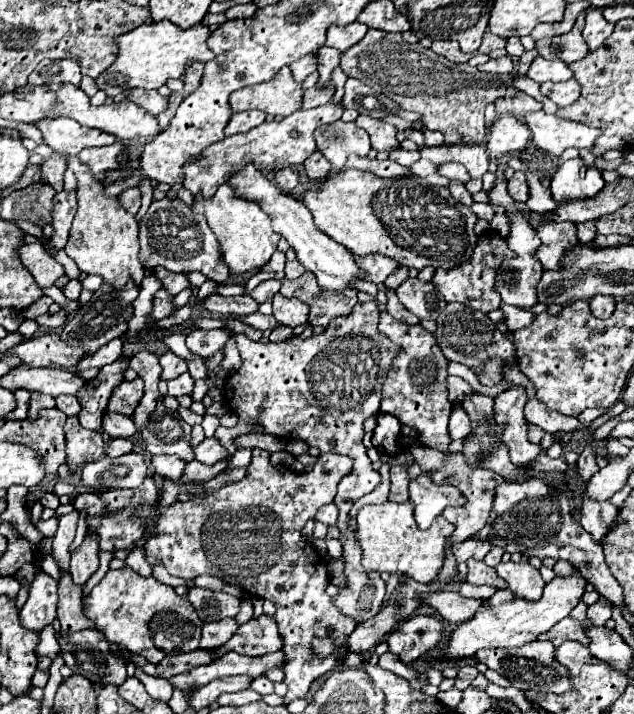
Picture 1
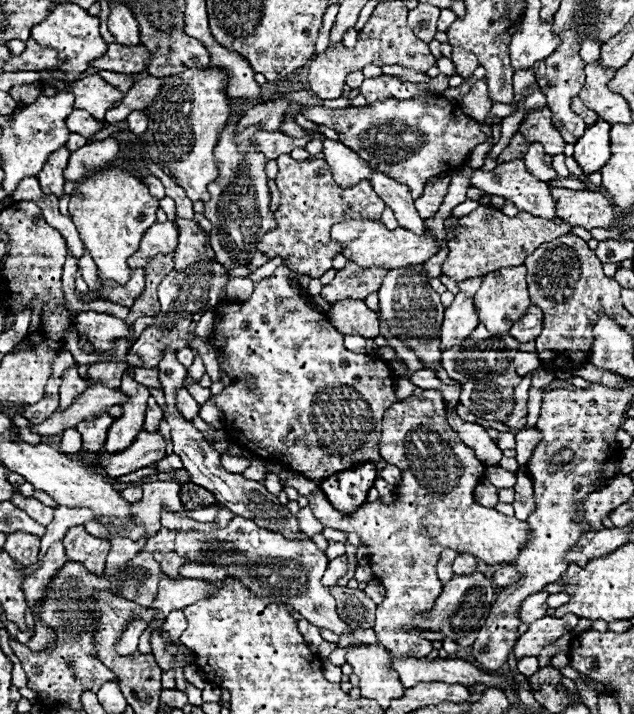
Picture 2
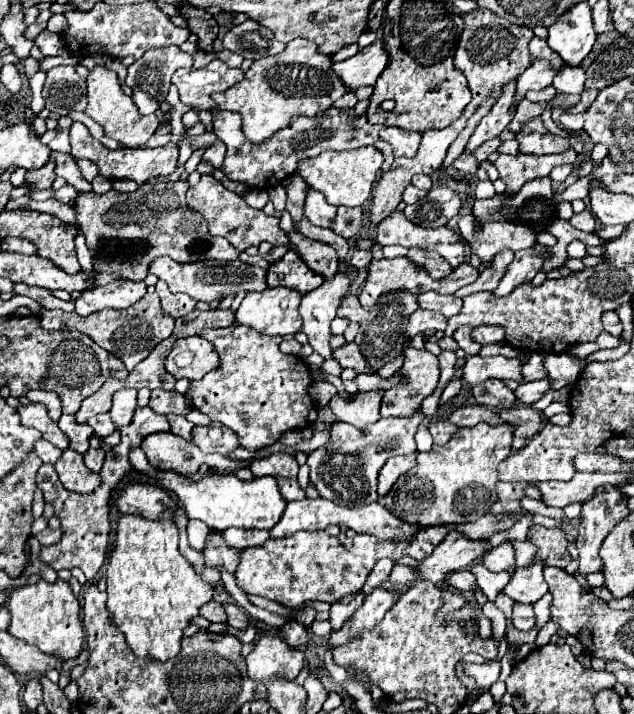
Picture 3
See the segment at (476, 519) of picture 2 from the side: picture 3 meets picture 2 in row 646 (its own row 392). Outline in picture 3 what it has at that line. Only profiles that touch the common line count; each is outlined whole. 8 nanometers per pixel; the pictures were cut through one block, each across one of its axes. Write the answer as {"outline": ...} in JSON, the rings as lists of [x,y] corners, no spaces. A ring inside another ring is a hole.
{"outline":[[[406,350],[404,366],[400,368],[408,384],[386,390],[382,398],[382,410],[380,414],[386,416],[414,416],[422,400],[430,396],[438,384],[440,370],[438,370],[438,358],[426,350]]]}

